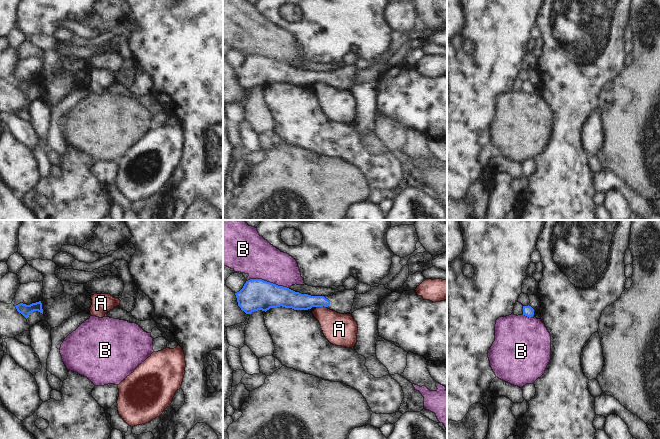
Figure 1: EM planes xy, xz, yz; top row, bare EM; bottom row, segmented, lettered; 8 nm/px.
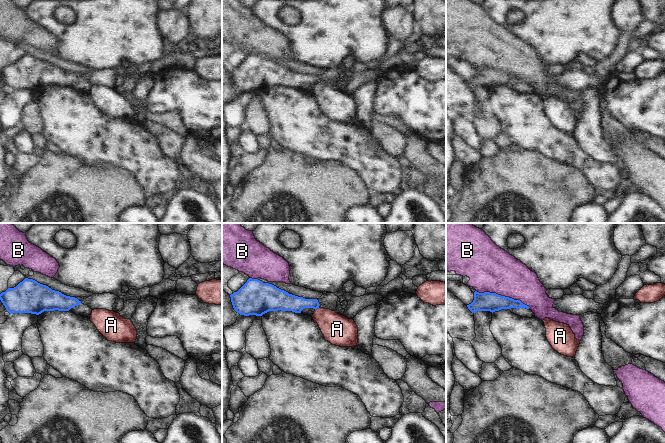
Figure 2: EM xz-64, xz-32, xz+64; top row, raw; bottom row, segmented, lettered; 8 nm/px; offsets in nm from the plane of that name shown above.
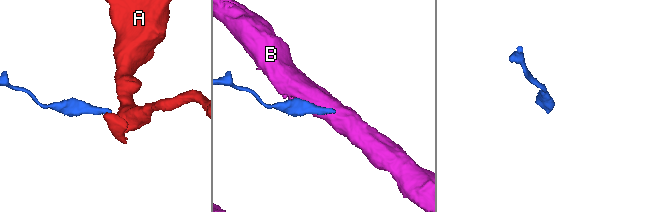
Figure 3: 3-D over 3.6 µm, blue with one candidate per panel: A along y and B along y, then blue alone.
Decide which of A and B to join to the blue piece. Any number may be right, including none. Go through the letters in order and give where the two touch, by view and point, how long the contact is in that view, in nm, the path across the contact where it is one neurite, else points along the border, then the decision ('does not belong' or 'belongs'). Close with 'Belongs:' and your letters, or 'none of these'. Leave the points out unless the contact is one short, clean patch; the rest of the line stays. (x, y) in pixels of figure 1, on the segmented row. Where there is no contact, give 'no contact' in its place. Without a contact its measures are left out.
A: meets blue in xz at (321, 306); contact 90 nm long; border along xz (326, 306), (316, 307); does not belong
B: meets blue in xz at (268, 282); contact 360 nm long; does not belong
Belongs: none of these

